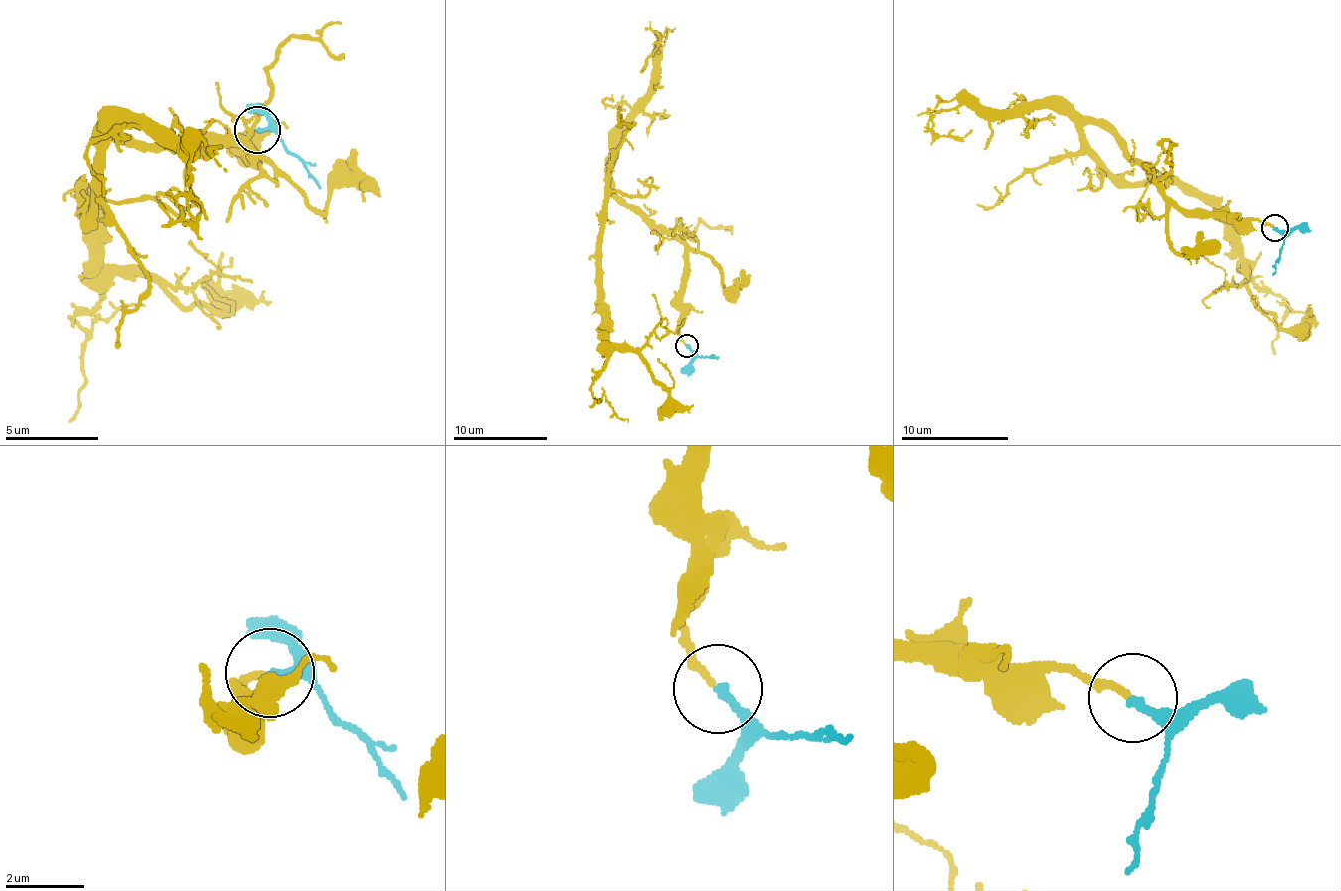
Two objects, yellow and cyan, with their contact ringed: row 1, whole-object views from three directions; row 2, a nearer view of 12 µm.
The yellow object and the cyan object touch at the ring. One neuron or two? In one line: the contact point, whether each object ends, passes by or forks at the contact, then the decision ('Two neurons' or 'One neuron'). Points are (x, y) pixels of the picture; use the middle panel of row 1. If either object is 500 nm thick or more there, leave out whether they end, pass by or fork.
Place: (687, 346). At the ring yellow ends. At the ring cyan ends. One neuron

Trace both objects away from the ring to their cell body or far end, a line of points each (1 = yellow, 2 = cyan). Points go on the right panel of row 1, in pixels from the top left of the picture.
1: (1272, 227), (1194, 216), (1082, 126), (1112, 174), (1182, 181), (1228, 225), (1238, 267), (1287, 304), (1273, 353)
2: (1275, 228), (1283, 236), (1283, 247), (1272, 274)

